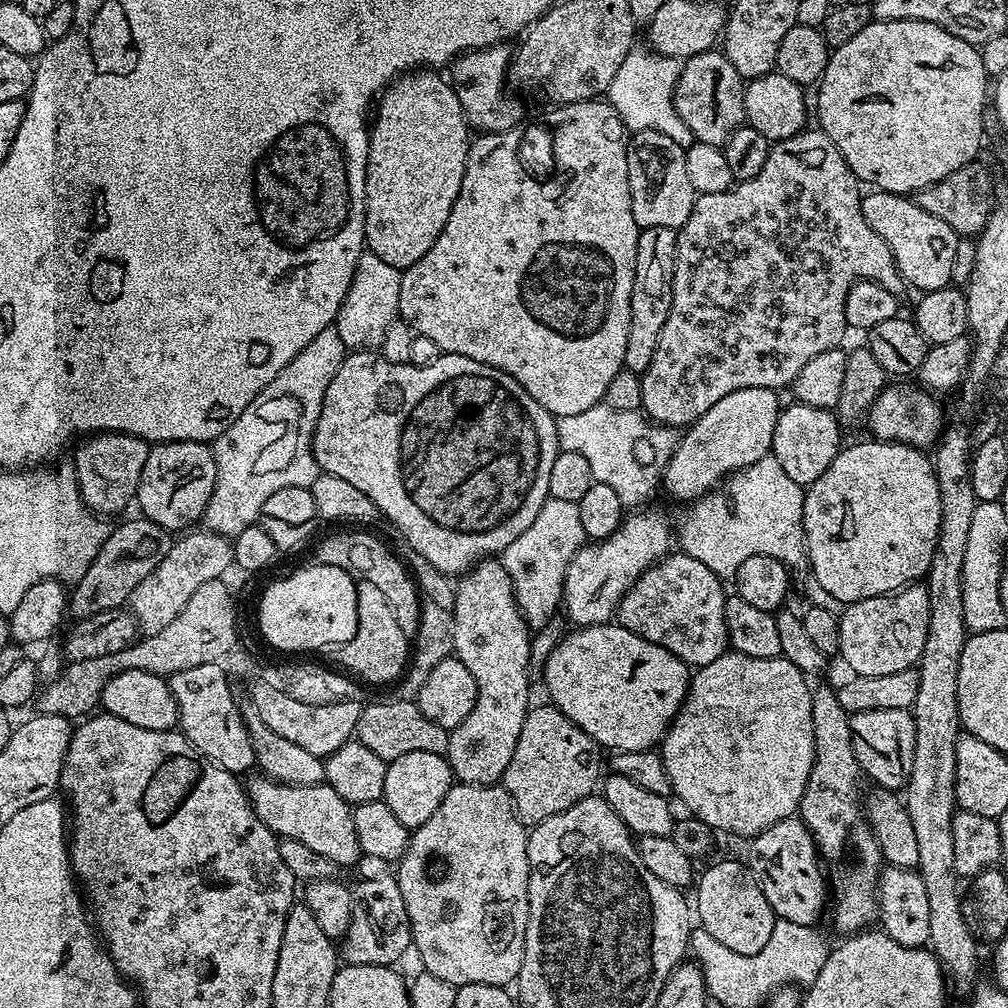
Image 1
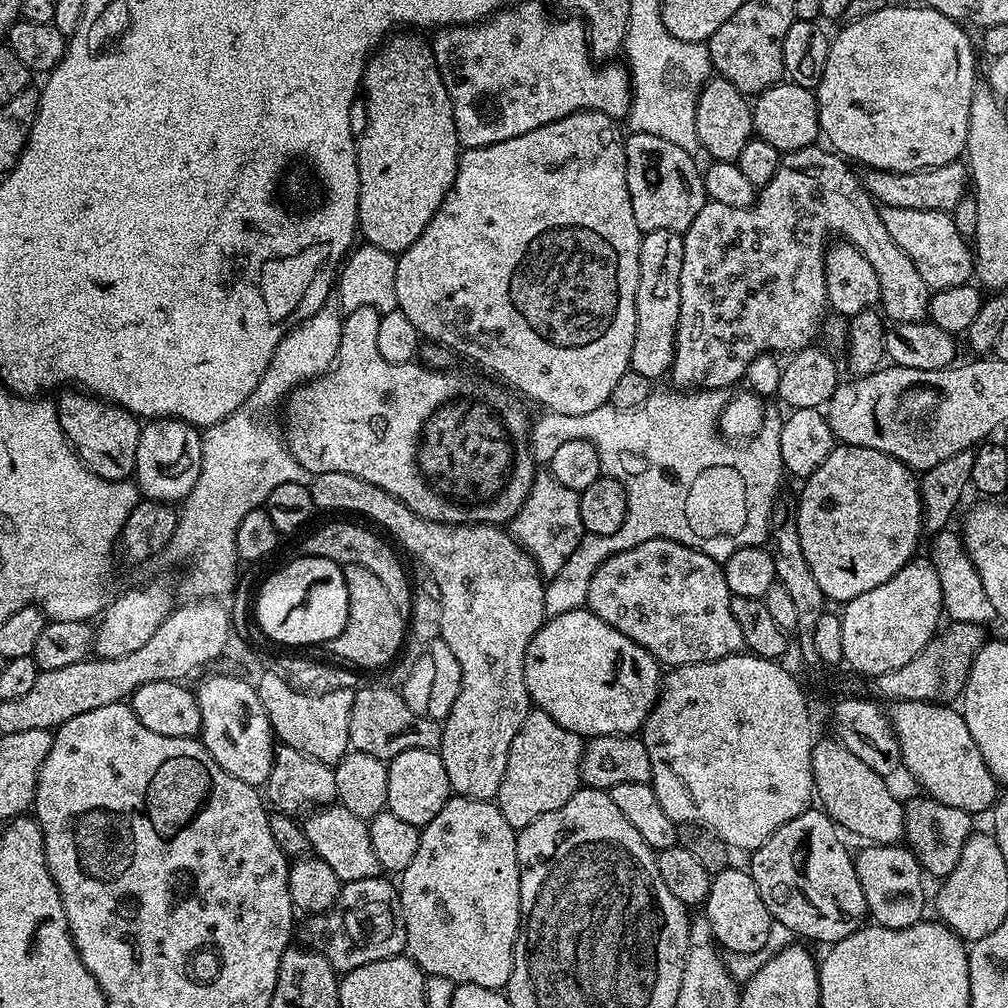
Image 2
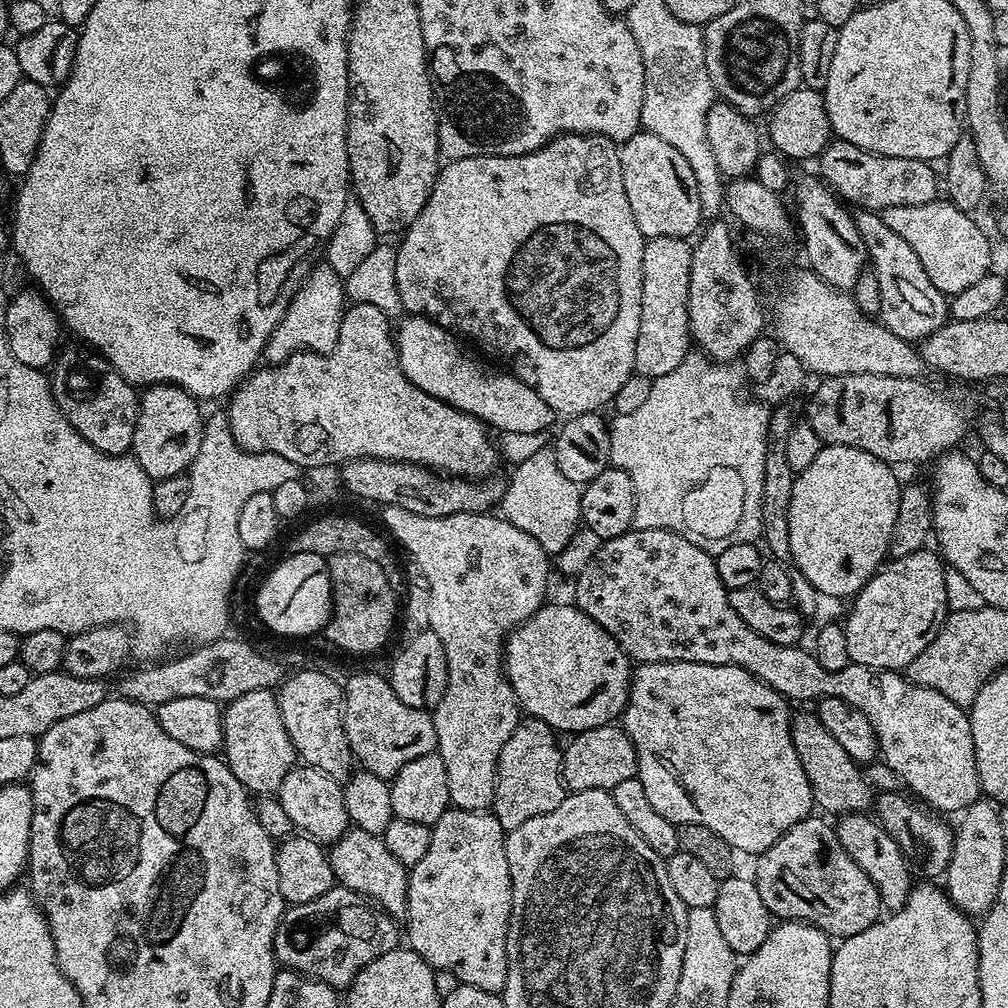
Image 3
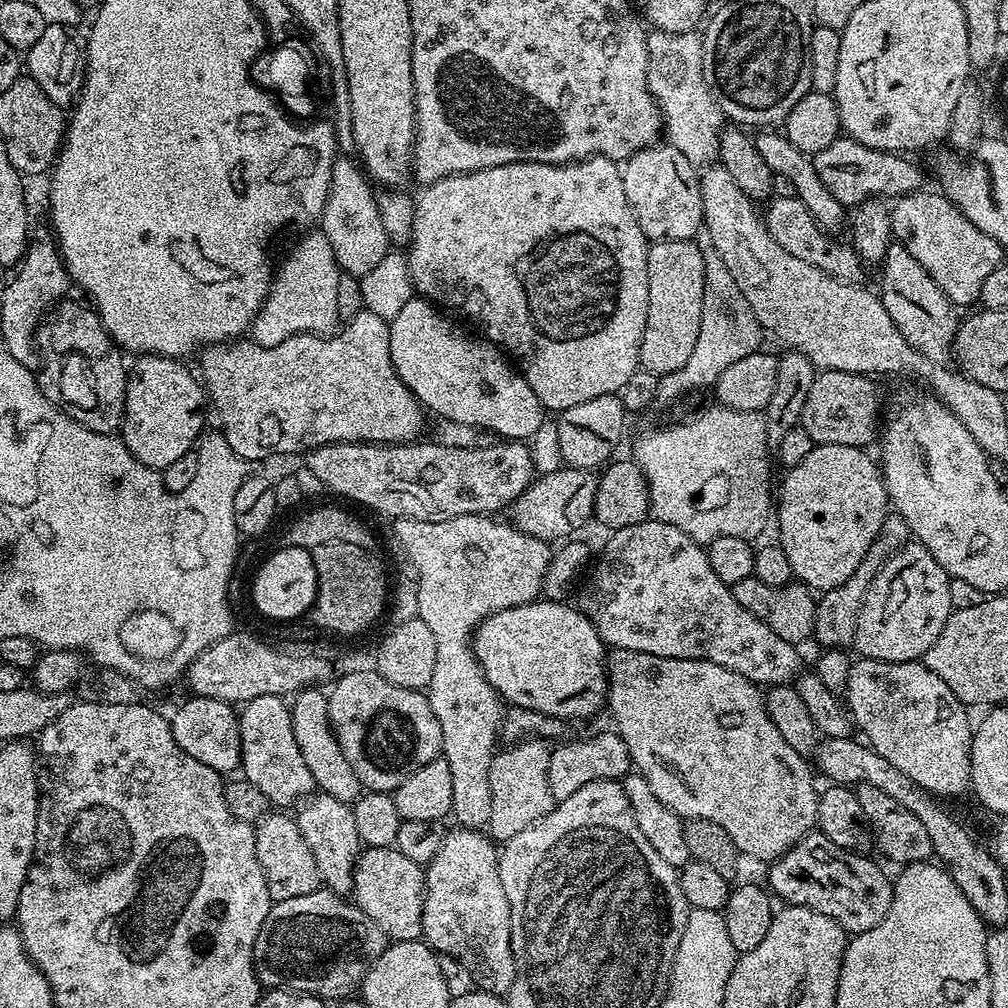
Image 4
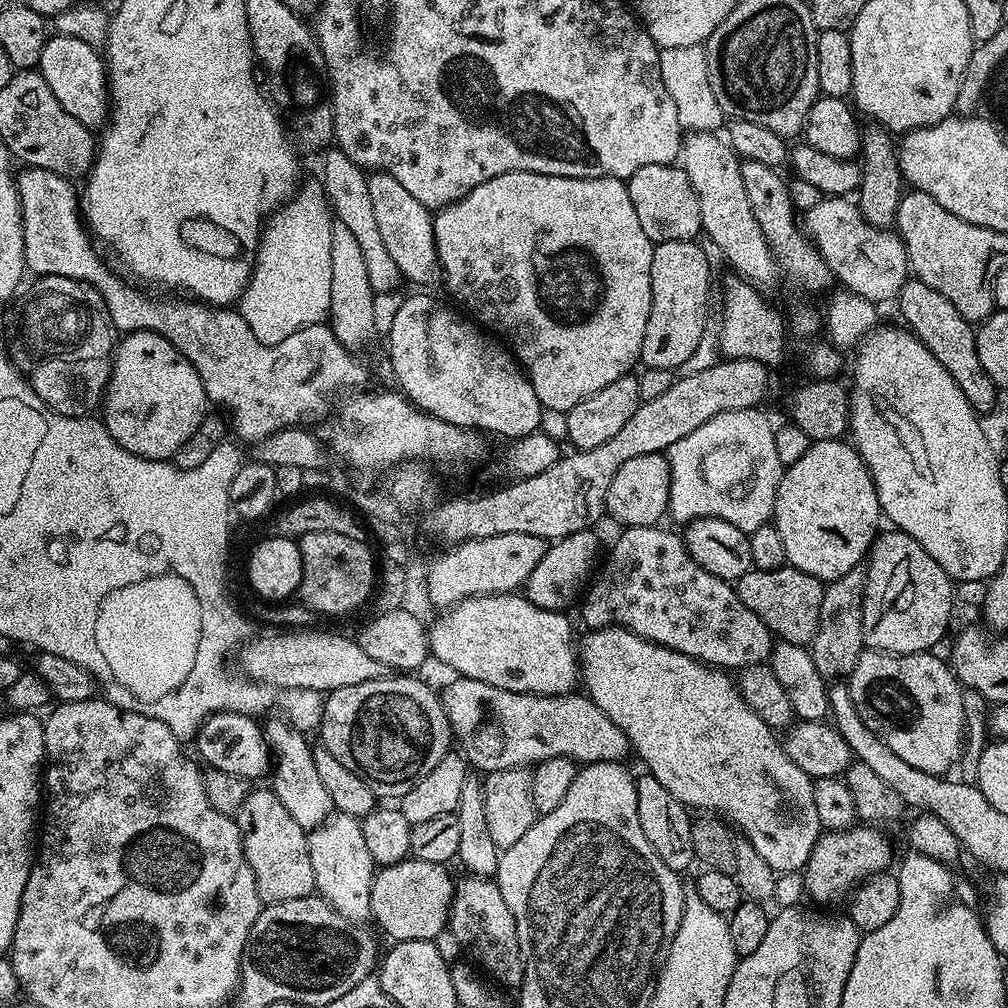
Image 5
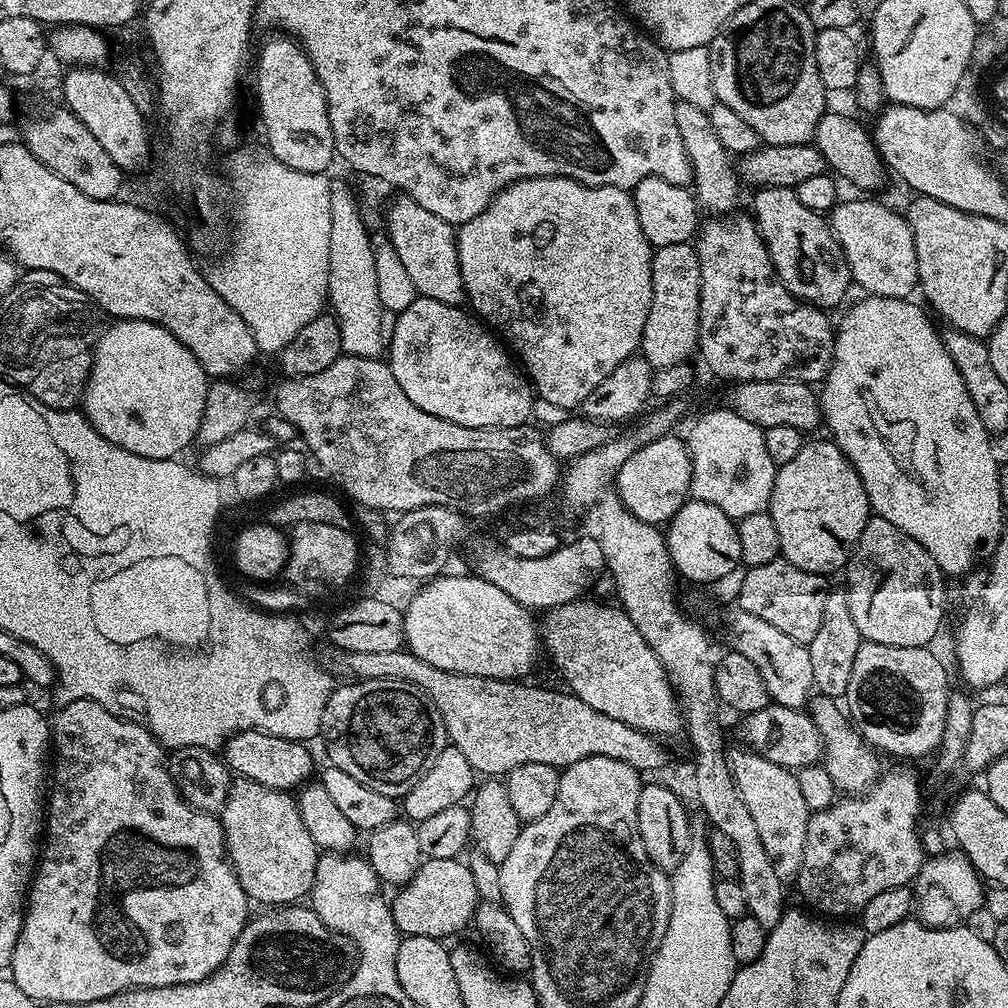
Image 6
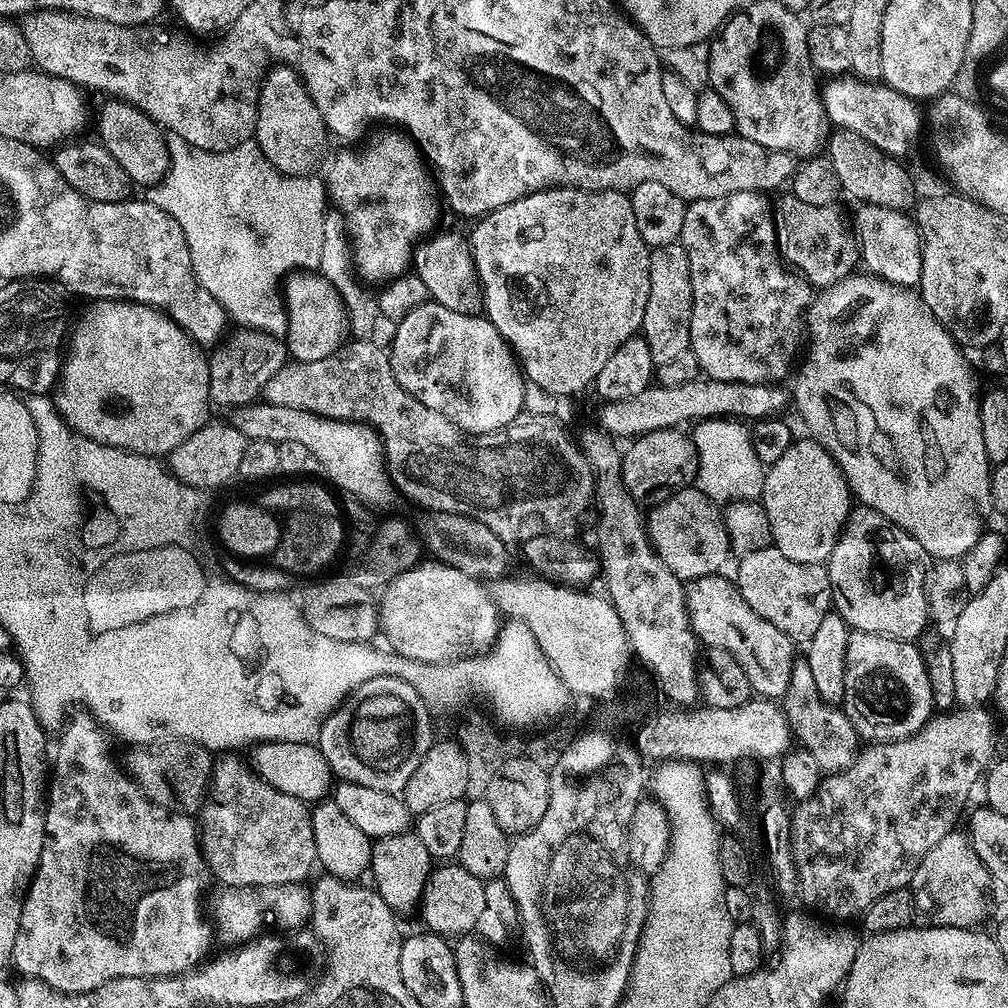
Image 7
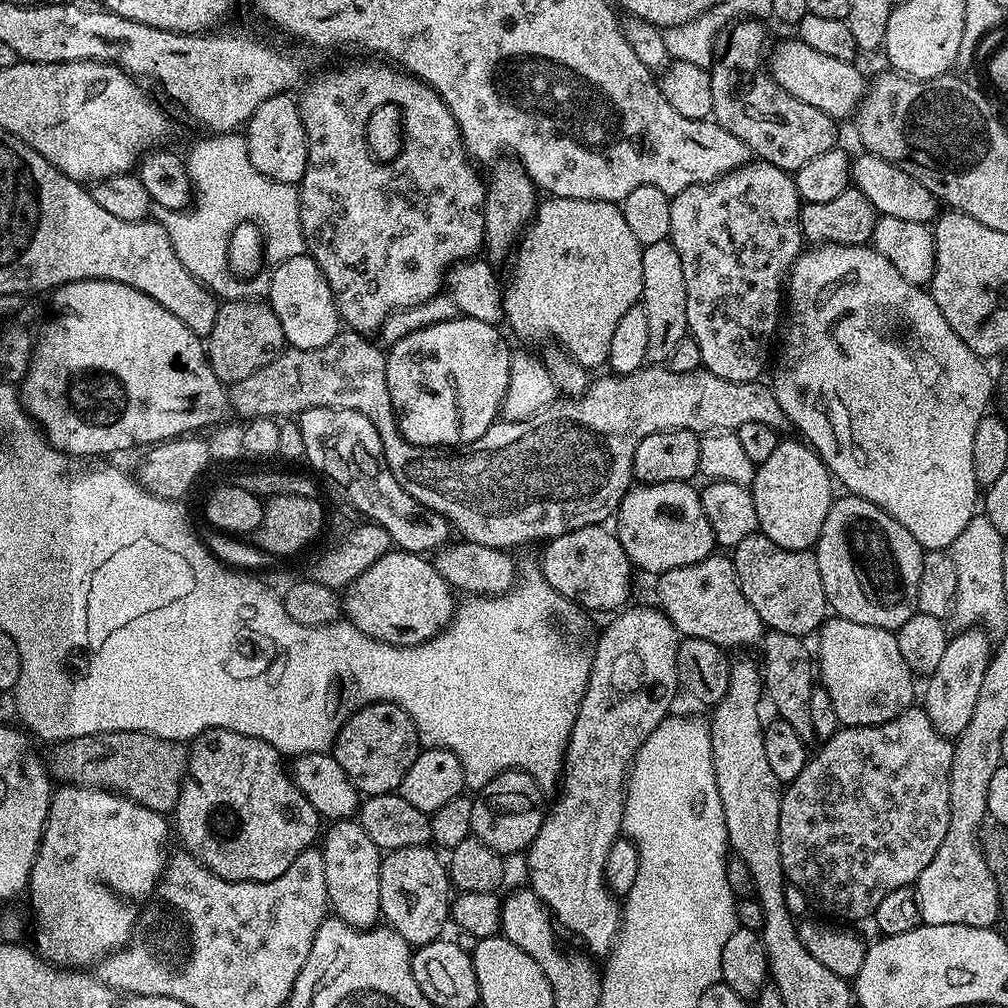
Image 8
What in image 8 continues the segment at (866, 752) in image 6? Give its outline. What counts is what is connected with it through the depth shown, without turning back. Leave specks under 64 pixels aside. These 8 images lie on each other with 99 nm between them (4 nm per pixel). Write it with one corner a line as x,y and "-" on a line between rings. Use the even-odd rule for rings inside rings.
765,631
762,637
762,649
764,648
762,679
767,703
769,700
776,707
775,715
790,722
790,726
794,726
794,731
808,742
814,736
810,720
810,698
814,687
814,656
813,653
812,656
808,653
808,648
804,644
807,643
794,634

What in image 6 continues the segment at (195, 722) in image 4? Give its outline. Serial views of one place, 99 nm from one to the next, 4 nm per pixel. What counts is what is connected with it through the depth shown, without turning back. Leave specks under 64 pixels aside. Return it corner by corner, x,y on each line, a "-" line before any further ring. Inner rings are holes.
251,728
245,732
235,732
224,741
222,759
237,777
270,786
279,792
291,793
311,777
308,775
312,772
312,756
308,748
307,743
278,738
274,734
257,732

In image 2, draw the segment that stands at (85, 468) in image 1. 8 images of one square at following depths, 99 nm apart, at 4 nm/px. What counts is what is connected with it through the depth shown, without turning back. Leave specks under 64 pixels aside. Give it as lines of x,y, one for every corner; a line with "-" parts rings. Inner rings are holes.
80,390
73,393
73,396
58,408
64,437
76,449
82,463
91,472
98,474
98,478
129,479
136,470
141,421
125,408
117,408
107,400
101,400

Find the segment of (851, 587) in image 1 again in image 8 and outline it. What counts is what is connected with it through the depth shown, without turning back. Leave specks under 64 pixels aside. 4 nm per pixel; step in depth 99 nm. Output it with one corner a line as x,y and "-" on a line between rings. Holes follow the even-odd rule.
781,439
778,450
753,471
750,491
762,535
786,550
806,552
815,549
826,514
830,514
834,477
815,448
796,440

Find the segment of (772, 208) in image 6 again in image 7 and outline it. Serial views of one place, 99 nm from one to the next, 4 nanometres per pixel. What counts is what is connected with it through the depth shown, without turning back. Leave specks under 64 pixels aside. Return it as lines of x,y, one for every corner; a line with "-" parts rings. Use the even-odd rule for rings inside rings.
785,196
780,208
778,204
777,239
787,263
816,290
853,275
861,263
860,241
849,217
847,220
836,206
806,206
796,196

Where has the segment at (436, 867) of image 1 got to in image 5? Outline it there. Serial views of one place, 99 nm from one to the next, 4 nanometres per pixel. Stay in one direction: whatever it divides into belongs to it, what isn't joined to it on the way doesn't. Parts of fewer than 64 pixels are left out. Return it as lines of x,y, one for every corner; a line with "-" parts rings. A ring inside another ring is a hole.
471,874
464,878
465,880
455,881
456,895
448,915
447,931
452,932
454,938
458,938
467,959
481,973
489,972
497,985
500,983
512,990
519,989
524,977
524,959
518,942
514,914
510,914
510,906
506,906
506,898
502,898
502,890
495,879

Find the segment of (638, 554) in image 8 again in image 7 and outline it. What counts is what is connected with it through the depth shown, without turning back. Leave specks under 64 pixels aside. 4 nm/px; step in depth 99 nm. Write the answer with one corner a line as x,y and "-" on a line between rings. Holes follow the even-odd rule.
695,486
682,488
664,497
646,516
648,542
658,559
683,582
715,576
730,557
728,535
717,505

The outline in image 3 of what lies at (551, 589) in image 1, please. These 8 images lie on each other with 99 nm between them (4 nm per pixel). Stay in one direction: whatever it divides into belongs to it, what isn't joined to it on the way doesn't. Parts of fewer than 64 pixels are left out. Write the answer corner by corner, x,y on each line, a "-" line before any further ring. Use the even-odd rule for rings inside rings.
545,446
538,450
538,454
530,454
526,462
515,465
511,469
512,477
507,477
504,485
504,497
498,505
505,520
509,520
518,530
530,534
538,546
555,558
571,540
577,539
581,531
580,493
581,485
570,482
562,474
561,467
555,457
553,449

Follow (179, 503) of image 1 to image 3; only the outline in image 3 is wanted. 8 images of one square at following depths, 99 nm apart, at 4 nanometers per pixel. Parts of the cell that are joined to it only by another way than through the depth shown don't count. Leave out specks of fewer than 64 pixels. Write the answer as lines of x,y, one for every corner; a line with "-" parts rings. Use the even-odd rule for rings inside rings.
153,384
145,387
143,392
139,397
140,409
134,426
131,455
136,457
138,466
142,466
142,470
146,470
146,474
153,482
185,475
191,469
193,462
196,461
196,455
202,446
205,417
200,416
201,405
195,396
191,396
189,392
173,384

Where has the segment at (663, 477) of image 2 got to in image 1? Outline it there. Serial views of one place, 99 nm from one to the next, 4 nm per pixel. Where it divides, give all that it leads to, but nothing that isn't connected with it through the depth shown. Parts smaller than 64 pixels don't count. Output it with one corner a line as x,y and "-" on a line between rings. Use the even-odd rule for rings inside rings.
602,402
590,406
590,410
582,410
582,414
573,416
561,416
557,419
556,429
558,430
558,442
563,451
576,451
590,462
593,481
597,484
610,486
618,498
622,498
625,509
636,510
644,504
656,488
661,487
661,476
668,463
672,461
672,455
678,443
678,432
675,428
661,426
648,419
643,411
631,412
630,410
610,410
-
771,454
763,456
758,462
732,473
721,483
720,487
707,492
699,500
691,501
688,513
684,516
680,528
678,524
678,548
690,558
698,558
702,566
714,570
721,578
735,577
738,566
746,558
769,556
778,558
790,570
808,568
808,545
806,543
806,505
805,489
794,478
786,475
786,470

